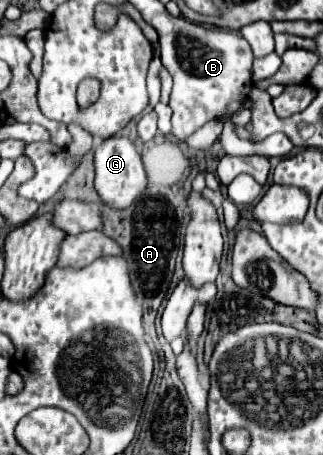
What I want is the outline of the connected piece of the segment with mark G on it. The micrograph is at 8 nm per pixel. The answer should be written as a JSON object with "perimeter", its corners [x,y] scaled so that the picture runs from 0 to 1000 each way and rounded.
{"perimeter":[[[344,299],[325,303],[313,316],[300,316],[288,334],[294,334],[294,413],[313,440],[344,457],[406,453],[455,404],[437,338],[424,334],[418,316],[387,299]]]}

